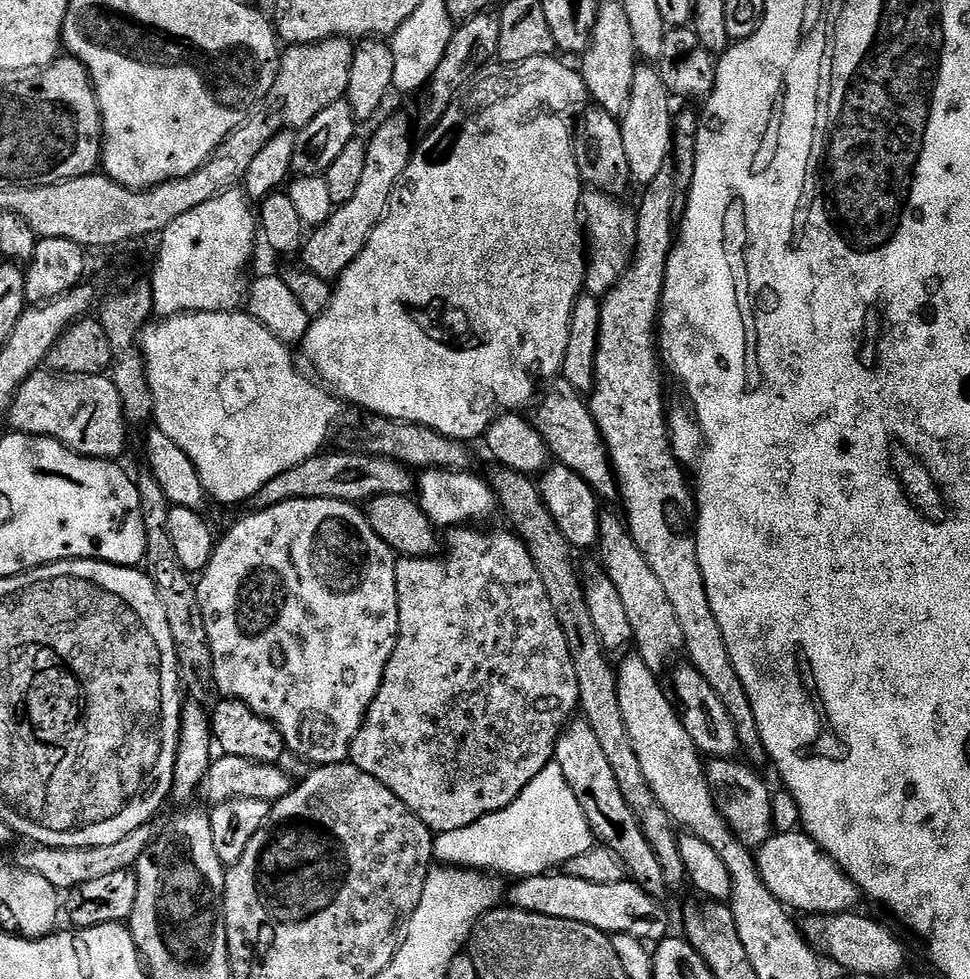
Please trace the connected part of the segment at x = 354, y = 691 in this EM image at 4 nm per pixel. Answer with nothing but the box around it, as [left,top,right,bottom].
[196,498,400,766]

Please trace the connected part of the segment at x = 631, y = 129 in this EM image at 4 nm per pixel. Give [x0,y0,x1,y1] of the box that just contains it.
[622,66,673,185]

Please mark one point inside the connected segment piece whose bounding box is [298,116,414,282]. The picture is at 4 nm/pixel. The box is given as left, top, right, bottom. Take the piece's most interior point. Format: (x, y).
(327, 252)

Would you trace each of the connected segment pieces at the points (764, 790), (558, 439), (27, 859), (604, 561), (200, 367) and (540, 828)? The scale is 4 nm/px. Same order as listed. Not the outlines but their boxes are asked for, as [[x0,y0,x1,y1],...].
[[706,758,774,850],[534,382,618,501],[14,823,154,890],[596,512,684,674],[142,310,341,504],[433,762,596,879]]

